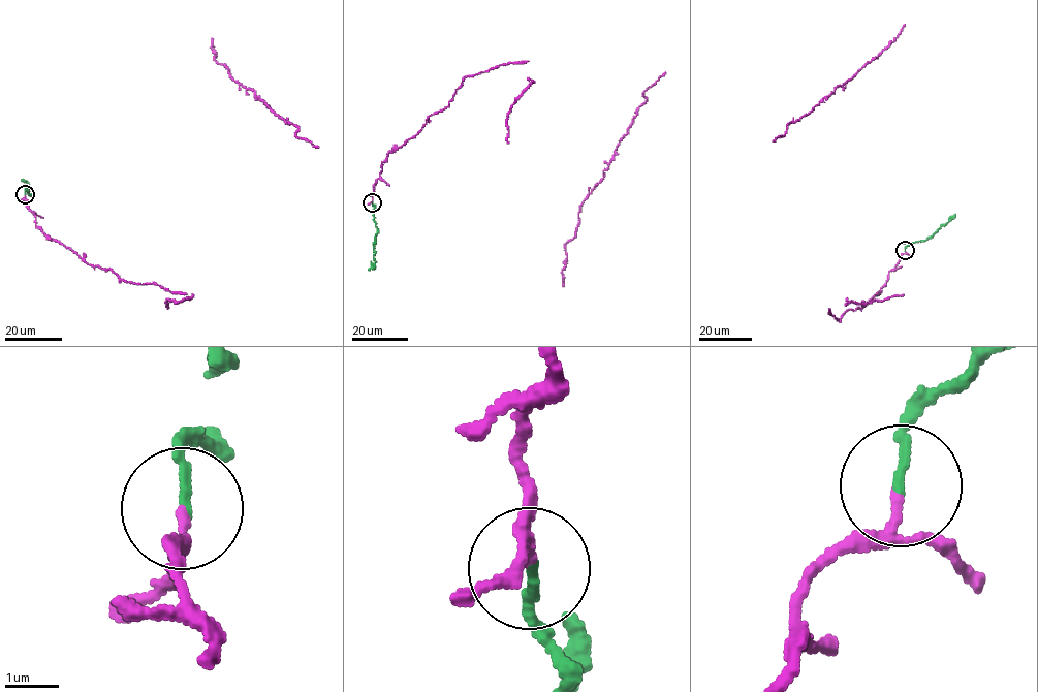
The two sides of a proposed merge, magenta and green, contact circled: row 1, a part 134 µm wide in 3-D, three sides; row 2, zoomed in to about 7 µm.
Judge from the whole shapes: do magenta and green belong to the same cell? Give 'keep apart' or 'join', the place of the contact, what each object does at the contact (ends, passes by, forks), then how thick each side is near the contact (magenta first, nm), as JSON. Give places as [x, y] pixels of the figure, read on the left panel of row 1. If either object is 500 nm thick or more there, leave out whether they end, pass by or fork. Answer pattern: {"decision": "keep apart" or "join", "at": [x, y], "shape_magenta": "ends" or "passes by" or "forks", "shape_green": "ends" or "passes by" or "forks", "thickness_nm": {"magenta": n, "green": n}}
{"decision": "join", "at": [25, 194], "shape_magenta": "passes by", "shape_green": "ends", "thickness_nm": {"magenta": 120, "green": 150}}

